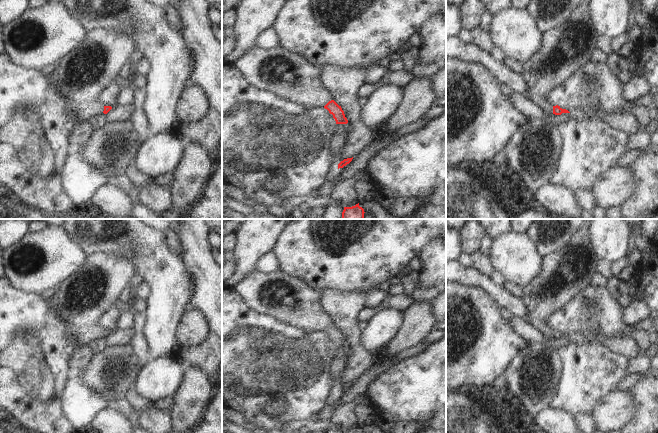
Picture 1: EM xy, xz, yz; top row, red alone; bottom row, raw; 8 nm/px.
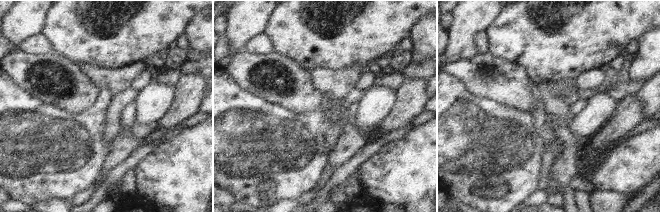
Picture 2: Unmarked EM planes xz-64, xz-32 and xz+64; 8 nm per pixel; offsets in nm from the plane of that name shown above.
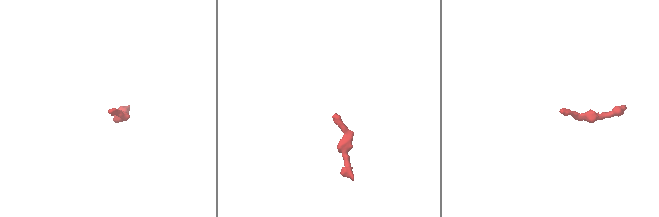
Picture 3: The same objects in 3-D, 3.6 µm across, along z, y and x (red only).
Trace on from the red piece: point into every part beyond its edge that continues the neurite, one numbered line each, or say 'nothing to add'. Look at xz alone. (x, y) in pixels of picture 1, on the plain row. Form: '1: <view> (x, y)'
1: xz (291, 300).

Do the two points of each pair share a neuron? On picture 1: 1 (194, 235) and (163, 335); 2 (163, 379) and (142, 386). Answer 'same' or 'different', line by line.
1: different
2: same

